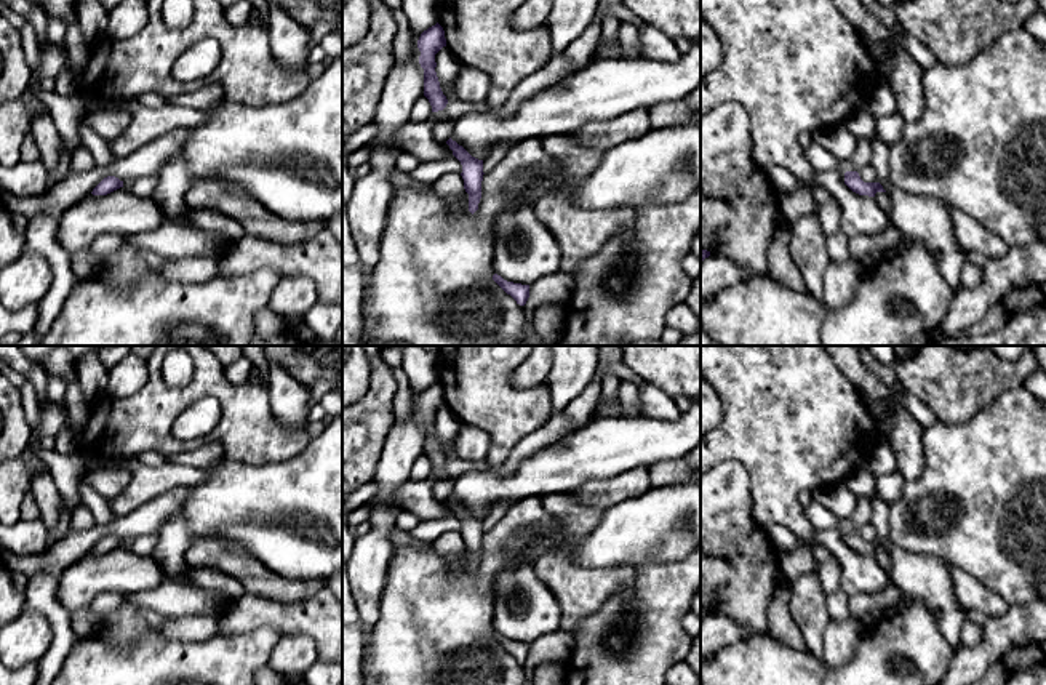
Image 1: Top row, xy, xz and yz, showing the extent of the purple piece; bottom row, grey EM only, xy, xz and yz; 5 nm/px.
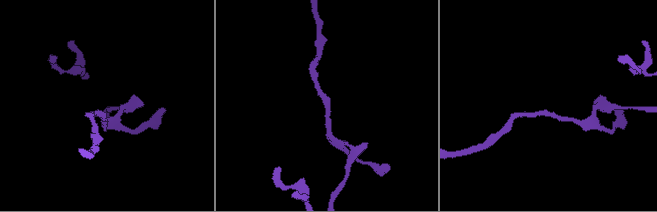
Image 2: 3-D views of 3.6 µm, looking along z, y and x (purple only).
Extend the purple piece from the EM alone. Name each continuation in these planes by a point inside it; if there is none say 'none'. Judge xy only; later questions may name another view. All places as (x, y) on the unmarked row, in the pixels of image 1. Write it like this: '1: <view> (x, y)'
none

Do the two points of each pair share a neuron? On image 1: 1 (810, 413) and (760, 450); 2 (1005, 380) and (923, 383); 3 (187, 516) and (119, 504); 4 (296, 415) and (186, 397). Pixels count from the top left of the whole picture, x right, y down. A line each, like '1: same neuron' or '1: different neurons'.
1: same neuron
2: same neuron
3: different neurons
4: different neurons

